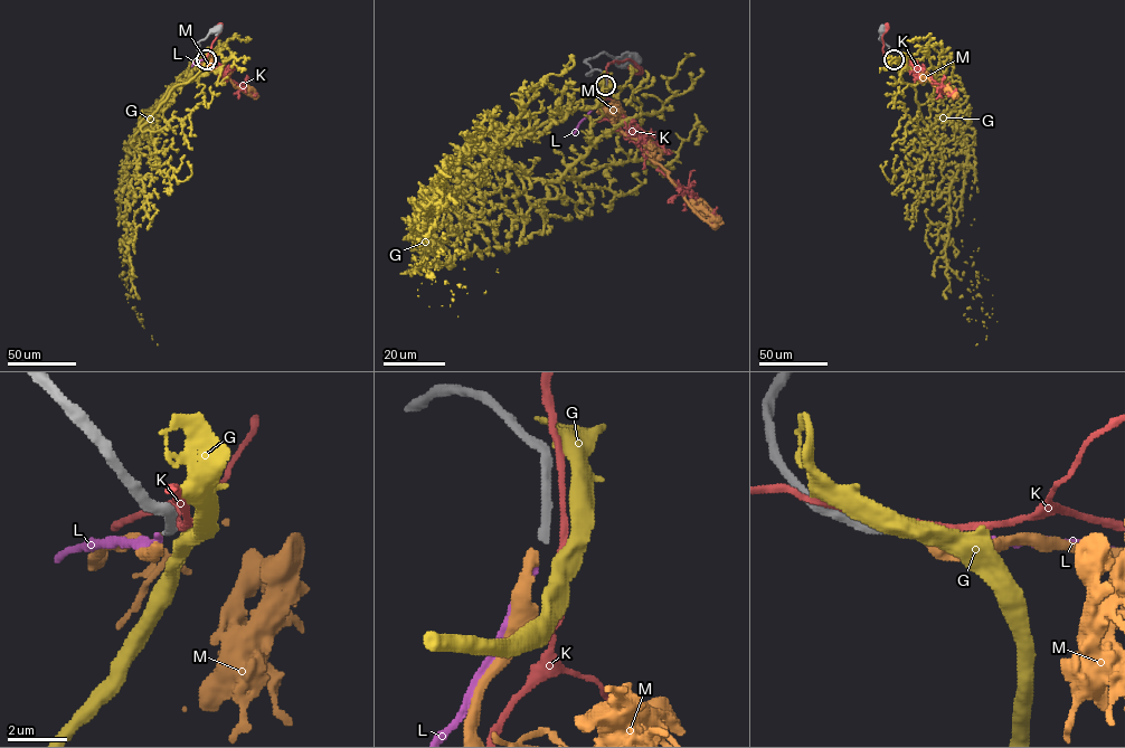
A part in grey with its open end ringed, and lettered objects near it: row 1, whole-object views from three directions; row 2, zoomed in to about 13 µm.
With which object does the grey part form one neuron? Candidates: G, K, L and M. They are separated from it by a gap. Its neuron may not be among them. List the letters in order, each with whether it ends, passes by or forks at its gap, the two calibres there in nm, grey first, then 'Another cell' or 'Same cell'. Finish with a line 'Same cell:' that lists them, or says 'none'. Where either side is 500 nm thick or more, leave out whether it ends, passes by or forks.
G: Thickness 280 nm (grey) against 500 nm. Another cell
K: It passes by. Thickness 280 nm (grey) against 220 nm. Another cell
L: It ends there. Thickness 280 nm (grey) against 220 nm. Another cell
M: It ends there. Thickness 280 nm (grey) against 360 nm. Same cell
Same cell: M

